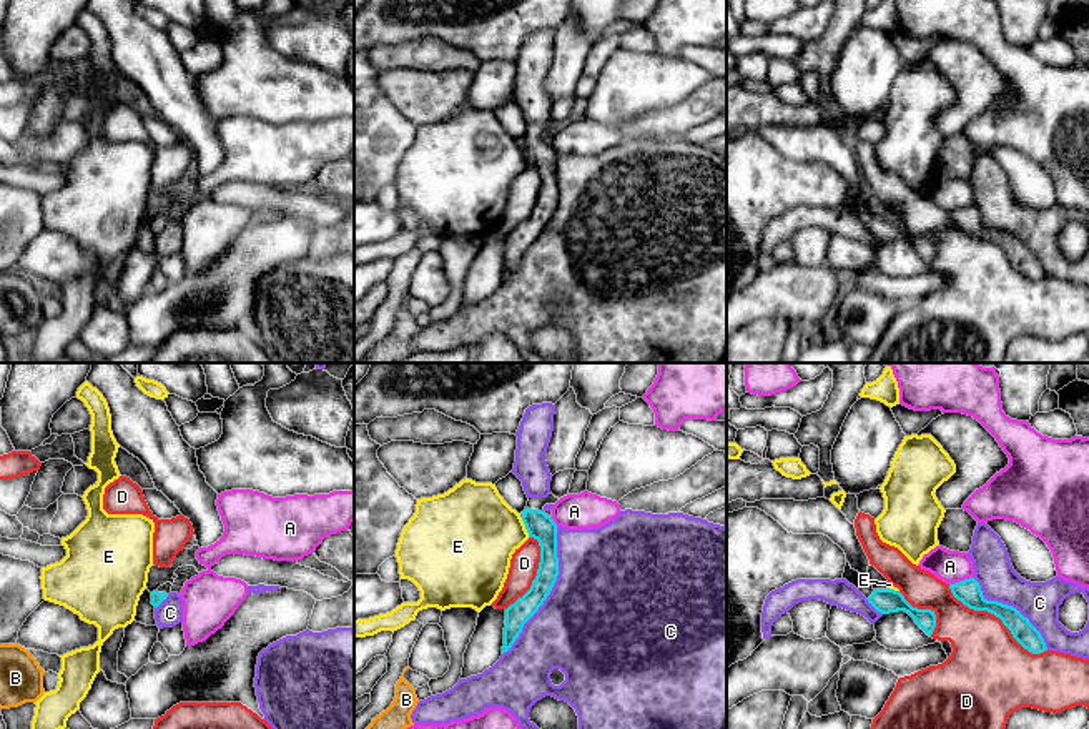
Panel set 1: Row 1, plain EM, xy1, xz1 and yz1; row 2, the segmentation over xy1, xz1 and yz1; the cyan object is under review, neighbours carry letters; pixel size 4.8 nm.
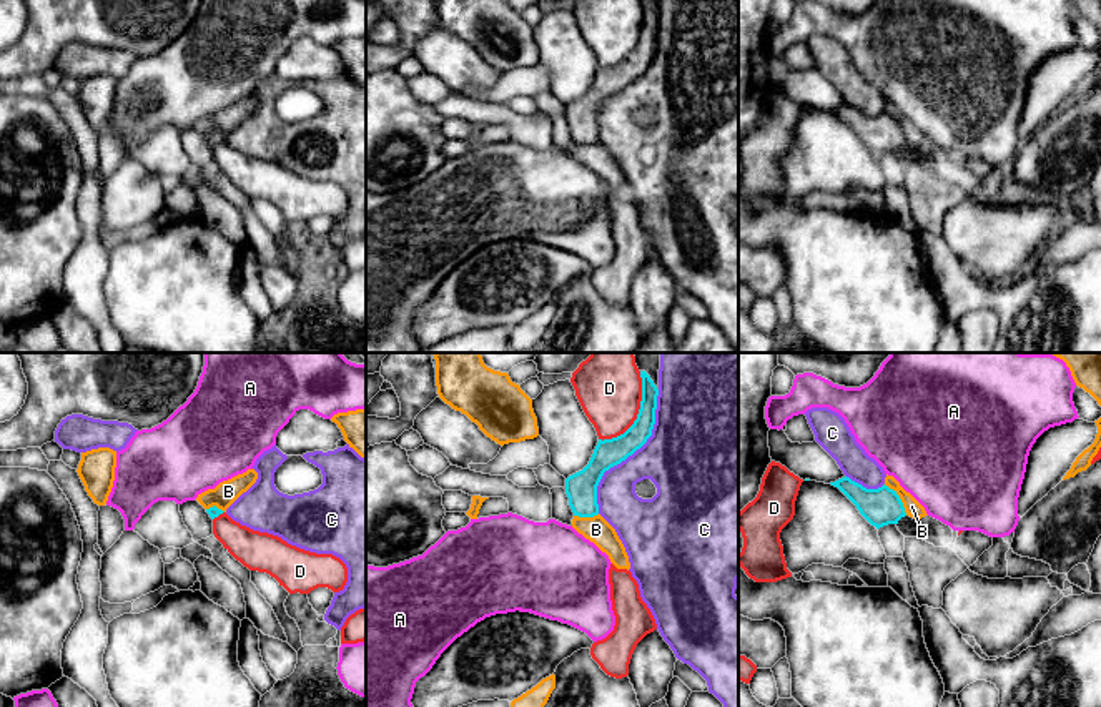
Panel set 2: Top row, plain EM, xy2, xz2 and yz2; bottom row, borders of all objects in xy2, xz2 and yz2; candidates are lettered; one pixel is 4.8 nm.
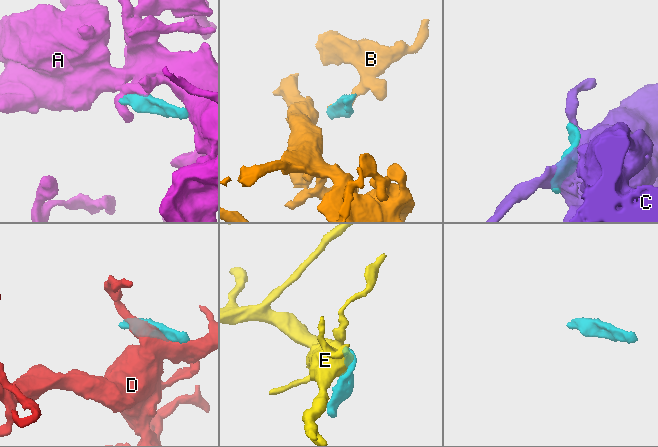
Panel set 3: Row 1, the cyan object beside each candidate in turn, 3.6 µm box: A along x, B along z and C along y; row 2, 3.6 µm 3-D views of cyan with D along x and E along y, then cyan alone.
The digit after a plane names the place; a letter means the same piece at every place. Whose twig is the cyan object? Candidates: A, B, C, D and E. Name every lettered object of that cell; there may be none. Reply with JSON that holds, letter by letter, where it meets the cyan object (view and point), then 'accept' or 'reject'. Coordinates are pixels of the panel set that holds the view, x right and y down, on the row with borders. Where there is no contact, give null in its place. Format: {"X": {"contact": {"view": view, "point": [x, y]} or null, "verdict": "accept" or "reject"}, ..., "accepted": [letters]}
{"A": {"contact": {"view": "yz1", "point": [961, 581]}, "verdict": "reject"}, "B": {"contact": {"view": "yz2", "point": [898, 498]}, "verdict": "reject"}, "C": {"contact": {"view": "xz2", "point": [631, 454]}, "verdict": "reject"}, "D": {"contact": {"view": "yz1", "point": [998, 616]}, "verdict": "reject"}, "E": {"contact": {"view": "xz1", "point": [526, 528]}, "verdict": "reject"}, "accepted": []}

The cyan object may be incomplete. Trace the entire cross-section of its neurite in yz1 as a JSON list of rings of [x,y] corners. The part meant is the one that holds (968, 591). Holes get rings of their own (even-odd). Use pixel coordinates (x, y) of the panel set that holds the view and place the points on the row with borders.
[[[974,578],[949,584],[953,596],[974,611],[988,611],[999,617],[1011,631],[1013,637],[1029,652],[1041,654],[1047,651],[1041,632],[1016,608],[988,601]]]

